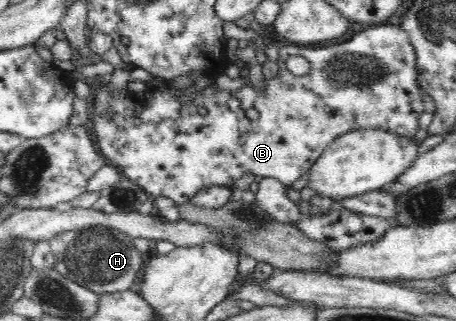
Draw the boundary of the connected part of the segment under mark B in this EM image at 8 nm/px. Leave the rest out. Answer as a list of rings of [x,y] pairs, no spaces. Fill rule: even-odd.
[[[390,23],[376,27],[366,26],[361,32],[355,33],[349,39],[324,47],[319,47],[318,45],[301,47],[299,45],[282,43],[280,45],[280,55],[277,63],[279,76],[271,79],[265,78],[265,88],[263,90],[255,88],[250,83],[245,84],[239,90],[222,90],[221,86],[212,84],[203,91],[197,92],[195,97],[193,97],[193,102],[187,102],[187,104],[179,102],[169,92],[155,91],[152,87],[147,87],[144,92],[127,92],[127,96],[124,92],[121,92],[121,94],[114,96],[110,92],[109,85],[101,85],[94,90],[93,114],[90,115],[89,123],[93,137],[95,138],[96,148],[99,149],[98,152],[109,164],[118,168],[118,171],[123,174],[124,178],[137,183],[150,198],[167,196],[167,198],[171,198],[177,205],[180,205],[189,202],[203,187],[213,185],[235,186],[243,174],[254,174],[255,177],[259,176],[260,178],[277,178],[277,180],[288,187],[296,180],[299,180],[305,172],[308,172],[331,142],[335,141],[339,136],[342,136],[342,134],[352,132],[353,130],[369,128],[383,129],[389,131],[391,134],[399,134],[401,137],[411,138],[413,140],[418,140],[422,136],[419,127],[419,116],[426,112],[423,106],[422,92],[420,92],[420,88],[423,91],[423,87],[419,83],[419,77],[417,77],[415,49],[411,44],[409,33],[403,30],[403,27],[399,25],[393,26]],[[288,56],[303,56],[303,58],[306,58],[310,64],[309,73],[305,74],[305,76],[294,76],[287,69],[287,65],[285,65],[285,60],[287,60]],[[249,108],[257,110],[259,113],[257,120],[247,118],[247,110]],[[108,111],[113,111],[114,113],[110,118],[106,116]]]

